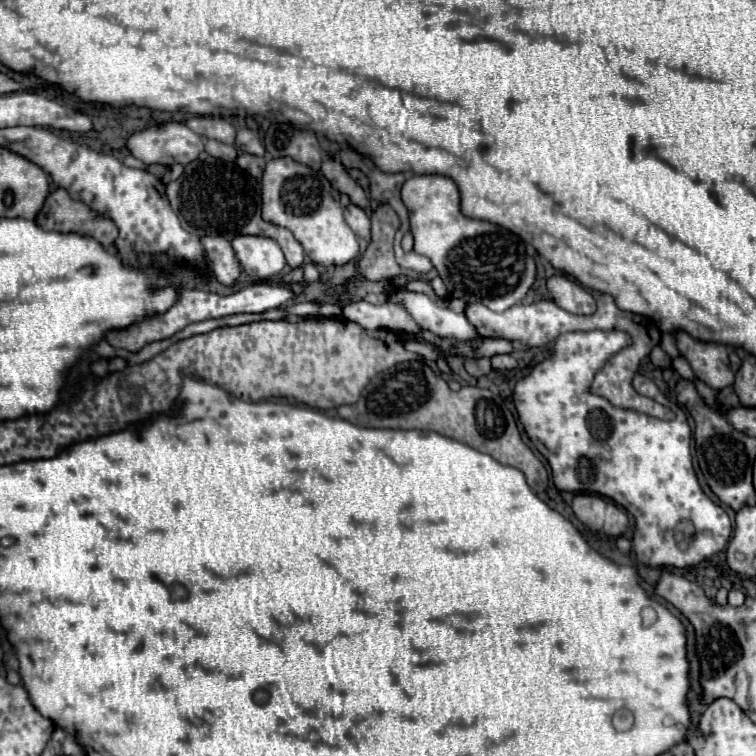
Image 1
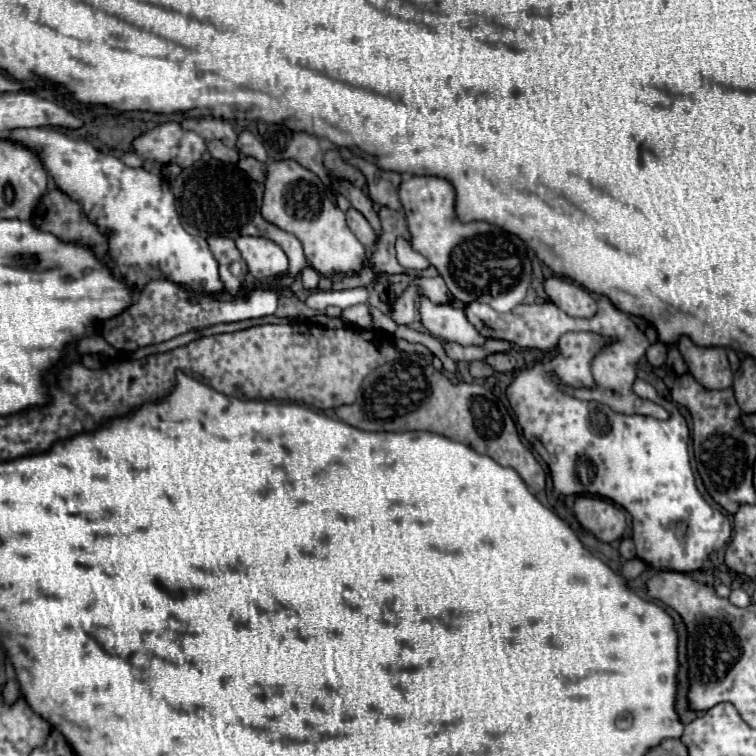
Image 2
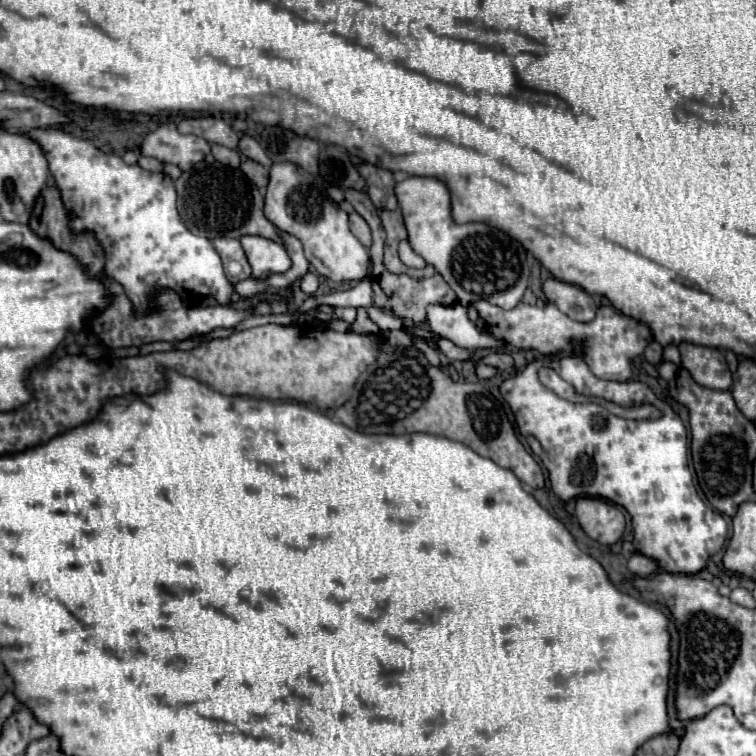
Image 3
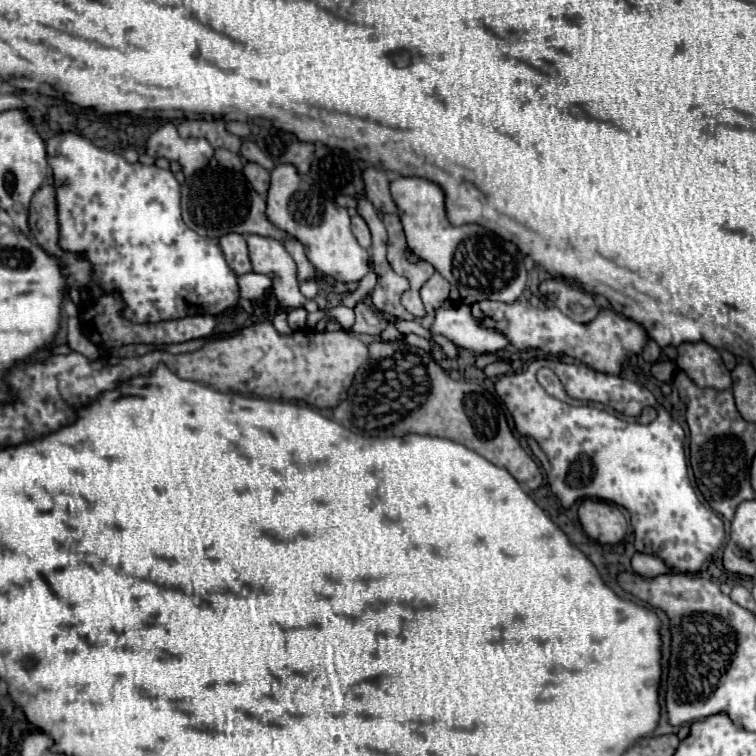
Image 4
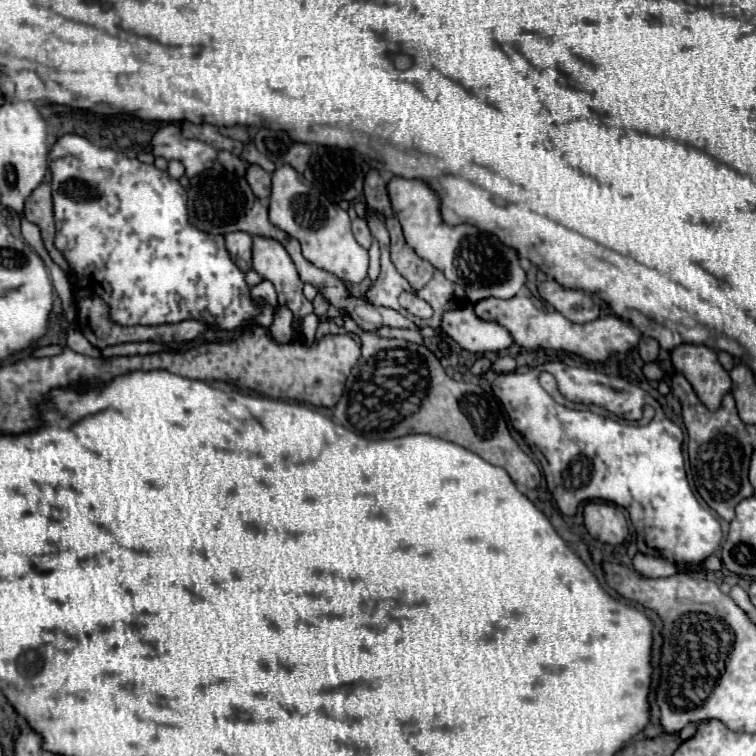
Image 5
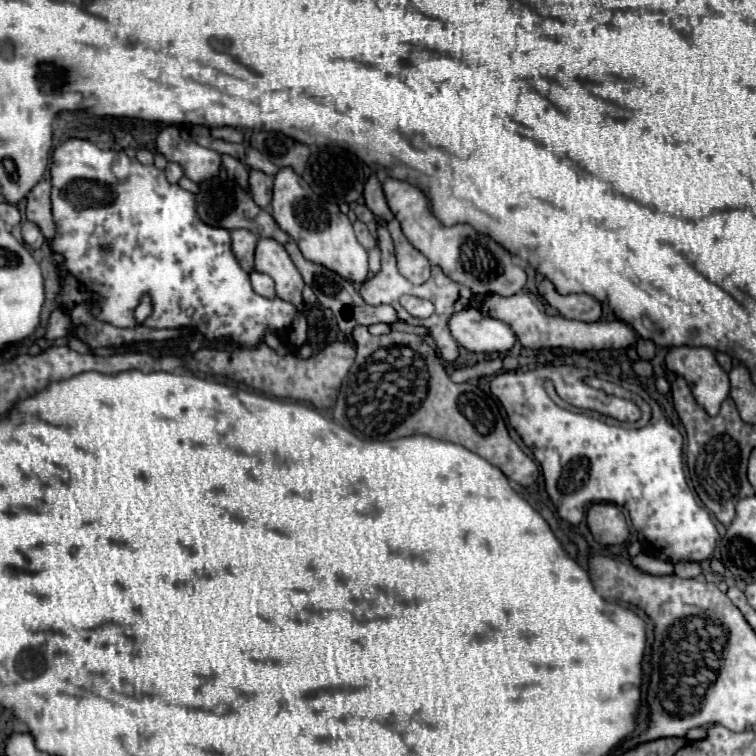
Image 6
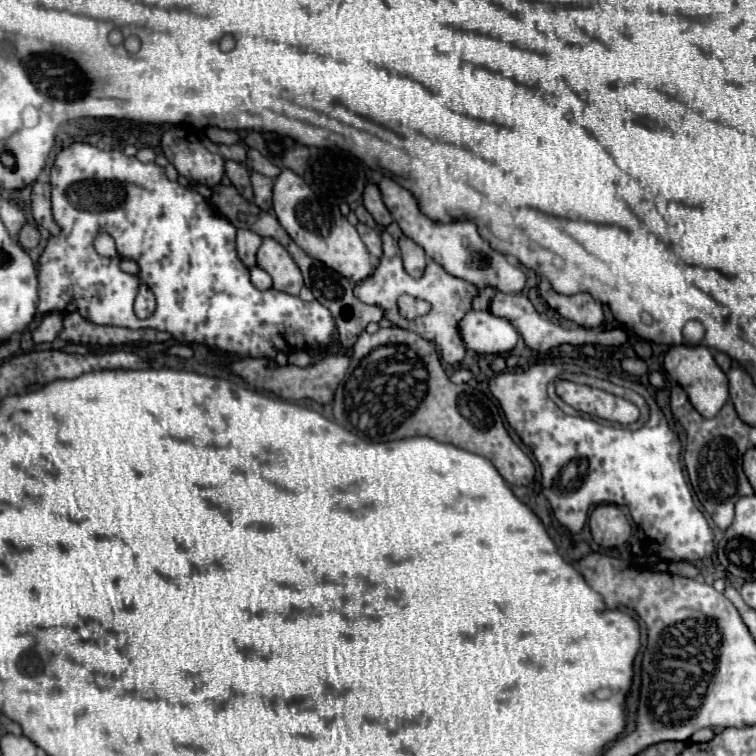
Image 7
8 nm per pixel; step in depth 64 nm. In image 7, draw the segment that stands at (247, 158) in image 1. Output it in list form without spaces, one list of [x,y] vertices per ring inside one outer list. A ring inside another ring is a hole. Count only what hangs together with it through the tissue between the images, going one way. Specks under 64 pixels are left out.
[[[252,172],[252,188],[254,188],[254,204],[262,210],[270,210],[272,208],[272,186],[274,186],[274,180],[264,176],[264,174],[258,174],[258,172]]]

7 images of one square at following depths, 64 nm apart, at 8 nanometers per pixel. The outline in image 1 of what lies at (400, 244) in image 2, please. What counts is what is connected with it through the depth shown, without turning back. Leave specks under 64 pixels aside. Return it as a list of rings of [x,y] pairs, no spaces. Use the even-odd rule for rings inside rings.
[[[398,237],[394,242],[394,253],[396,262],[402,266],[402,268],[408,268],[408,270],[414,270],[414,272],[430,272],[432,270],[432,262],[426,258],[426,256],[420,256],[416,252],[405,252],[402,250],[401,238]]]

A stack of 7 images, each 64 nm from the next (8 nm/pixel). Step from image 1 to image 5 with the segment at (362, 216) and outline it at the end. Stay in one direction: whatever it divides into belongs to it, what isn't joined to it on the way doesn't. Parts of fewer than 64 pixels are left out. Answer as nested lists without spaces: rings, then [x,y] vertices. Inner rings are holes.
[[[362,218],[352,220],[352,232],[354,232],[354,238],[358,240],[360,246],[370,248],[370,244],[372,244],[372,236],[370,236],[370,230],[368,230],[366,220],[362,220]]]

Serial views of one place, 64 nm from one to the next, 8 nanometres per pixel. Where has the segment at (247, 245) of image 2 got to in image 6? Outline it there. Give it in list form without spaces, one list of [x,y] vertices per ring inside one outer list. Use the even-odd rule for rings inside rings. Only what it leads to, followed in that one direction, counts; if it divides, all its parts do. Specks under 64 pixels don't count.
[[[260,238],[256,246],[256,270],[272,276],[280,298],[302,304],[304,280],[282,244],[272,238]],[[300,316],[300,320],[296,320],[296,324],[292,324],[290,342],[296,346],[302,346],[306,340],[308,340],[308,322],[304,320],[304,316]]]

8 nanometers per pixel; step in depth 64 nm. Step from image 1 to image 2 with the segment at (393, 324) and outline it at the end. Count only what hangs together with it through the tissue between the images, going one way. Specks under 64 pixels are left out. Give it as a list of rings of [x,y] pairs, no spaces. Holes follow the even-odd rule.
[[[412,284],[412,286],[402,294],[402,298],[392,304],[390,316],[392,316],[398,324],[410,324],[410,322],[416,320],[416,296],[418,296],[418,292],[416,292],[416,286]],[[358,304],[342,310],[341,318],[352,328],[364,328],[364,330],[372,328],[372,316],[366,304]]]

